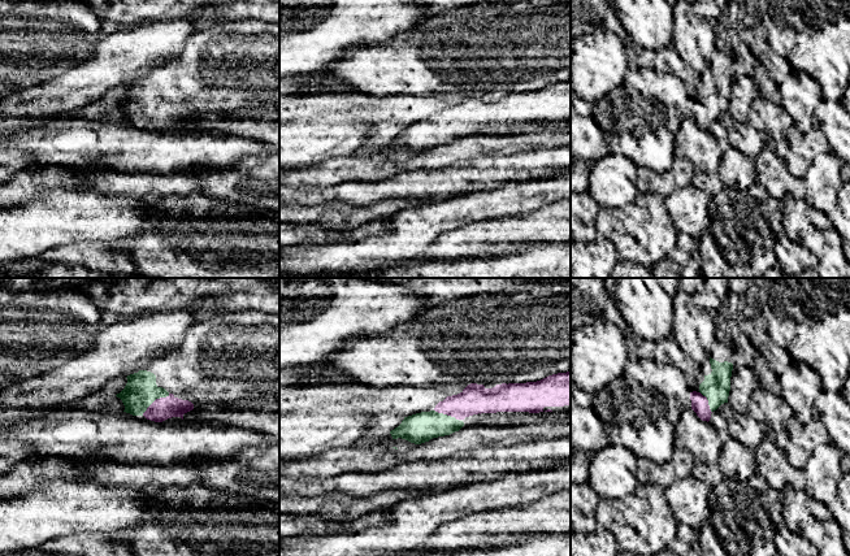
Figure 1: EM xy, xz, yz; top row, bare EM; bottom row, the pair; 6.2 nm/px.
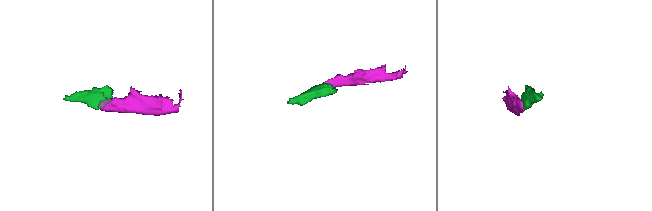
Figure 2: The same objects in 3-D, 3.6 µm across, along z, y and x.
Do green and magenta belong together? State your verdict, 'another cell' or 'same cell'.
same cell

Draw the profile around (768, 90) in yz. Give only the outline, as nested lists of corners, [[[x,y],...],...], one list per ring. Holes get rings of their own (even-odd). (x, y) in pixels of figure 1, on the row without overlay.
[[[758,61],[753,71],[753,79],[759,90],[759,95],[775,104],[780,104],[779,86],[772,81],[764,65]]]

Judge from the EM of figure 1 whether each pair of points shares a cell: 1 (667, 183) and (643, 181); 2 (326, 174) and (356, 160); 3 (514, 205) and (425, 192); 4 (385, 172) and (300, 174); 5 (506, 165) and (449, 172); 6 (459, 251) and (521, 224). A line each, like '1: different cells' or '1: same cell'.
1: same cell
2: same cell
3: different cells
4: same cell
5: same cell
6: same cell

